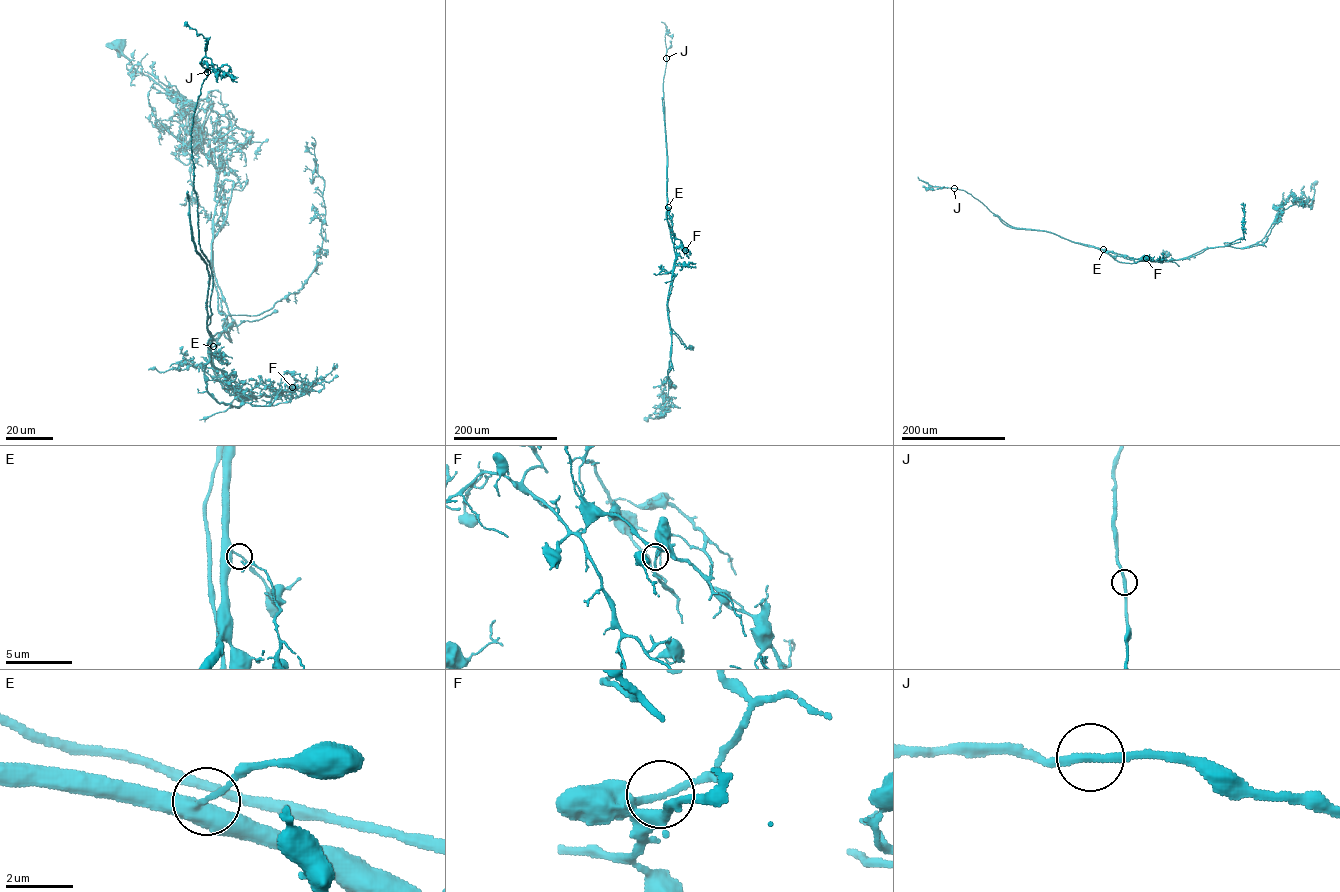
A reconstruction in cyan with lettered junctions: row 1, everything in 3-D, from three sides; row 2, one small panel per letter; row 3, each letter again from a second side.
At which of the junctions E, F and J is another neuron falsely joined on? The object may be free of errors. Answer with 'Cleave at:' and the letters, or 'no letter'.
Cleave at: F

